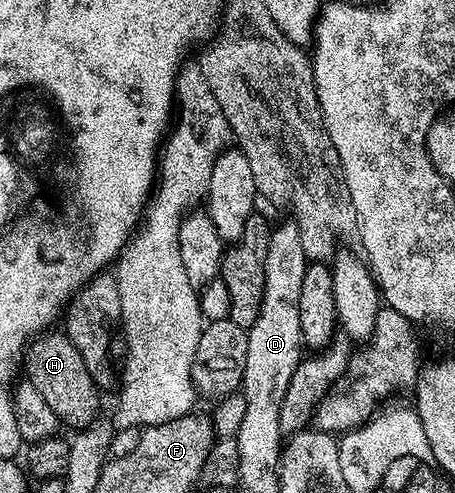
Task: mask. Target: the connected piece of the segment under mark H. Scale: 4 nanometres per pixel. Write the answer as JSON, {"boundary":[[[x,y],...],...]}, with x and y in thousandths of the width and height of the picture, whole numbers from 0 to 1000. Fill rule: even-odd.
{"boundary":[[[99,671],[64,696],[53,716],[48,755],[57,773],[95,801],[141,868],[193,868],[222,842],[224,795],[191,751],[169,704],[156,698],[154,686],[138,671],[123,671]]]}

